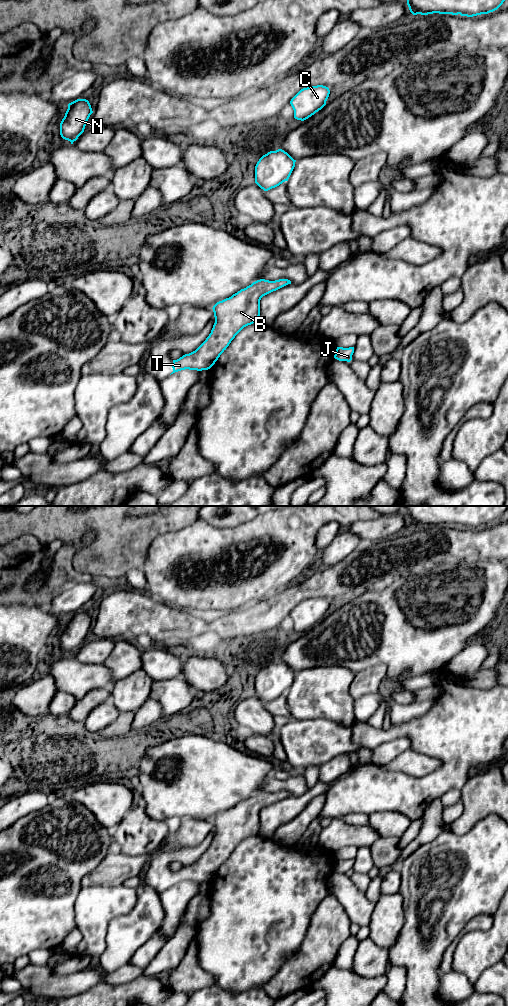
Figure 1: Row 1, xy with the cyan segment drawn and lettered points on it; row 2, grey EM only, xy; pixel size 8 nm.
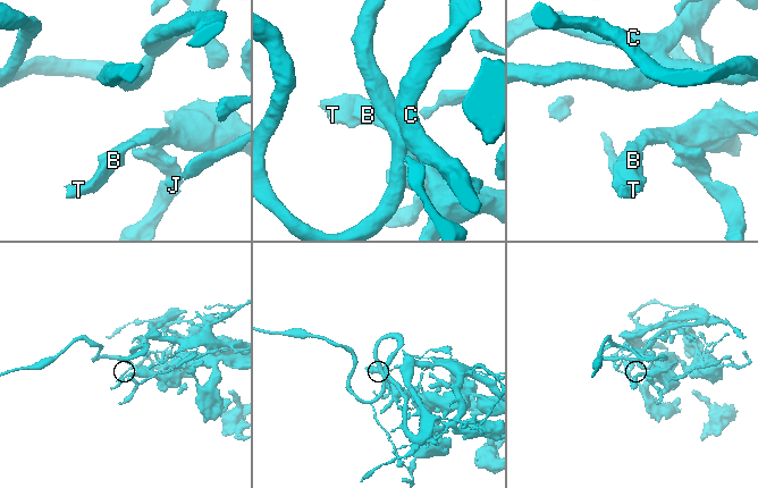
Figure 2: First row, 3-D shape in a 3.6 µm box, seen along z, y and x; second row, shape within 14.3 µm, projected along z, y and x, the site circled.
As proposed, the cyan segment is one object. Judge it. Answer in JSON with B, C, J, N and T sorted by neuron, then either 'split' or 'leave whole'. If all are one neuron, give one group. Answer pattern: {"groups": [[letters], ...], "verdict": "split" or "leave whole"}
{"groups": [["B", "C", "J", "N", "T"]], "verdict": "leave whole"}

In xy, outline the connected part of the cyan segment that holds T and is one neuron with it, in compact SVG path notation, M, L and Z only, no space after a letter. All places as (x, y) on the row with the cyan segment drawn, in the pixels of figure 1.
M260 279L217 302L212 308L215 323L211 333L195 351L173 360L171 374L185 369L210 369L244 327L258 322L261 298L288 284L291 284L288 279Z

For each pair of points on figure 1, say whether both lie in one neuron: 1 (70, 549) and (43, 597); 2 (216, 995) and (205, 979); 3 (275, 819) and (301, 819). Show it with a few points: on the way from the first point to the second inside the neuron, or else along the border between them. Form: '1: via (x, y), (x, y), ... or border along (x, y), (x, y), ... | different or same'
1: via (62, 561), (61, 574), (53, 585) | same
2: border along (215, 984), (196, 989), (189, 995) | different
3: border along (309, 802), (296, 816), (282, 824), (274, 833) | different

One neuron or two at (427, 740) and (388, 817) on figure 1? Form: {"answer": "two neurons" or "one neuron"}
{"answer": "two neurons"}

